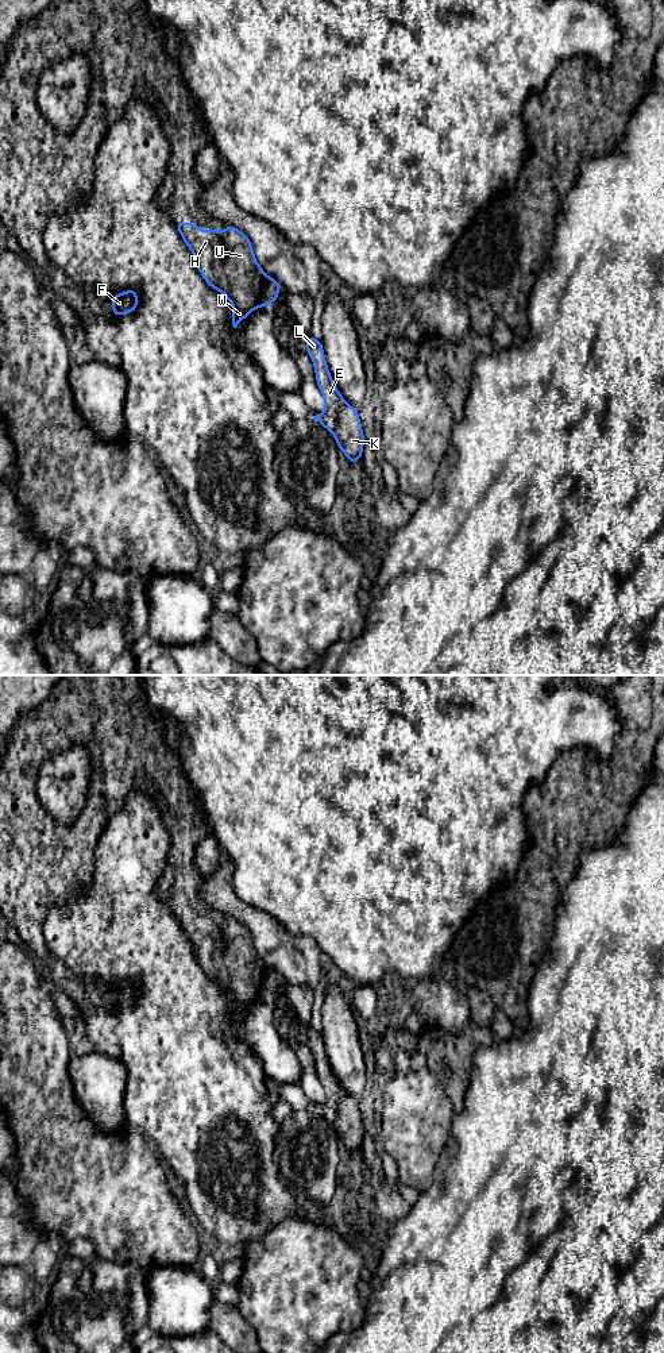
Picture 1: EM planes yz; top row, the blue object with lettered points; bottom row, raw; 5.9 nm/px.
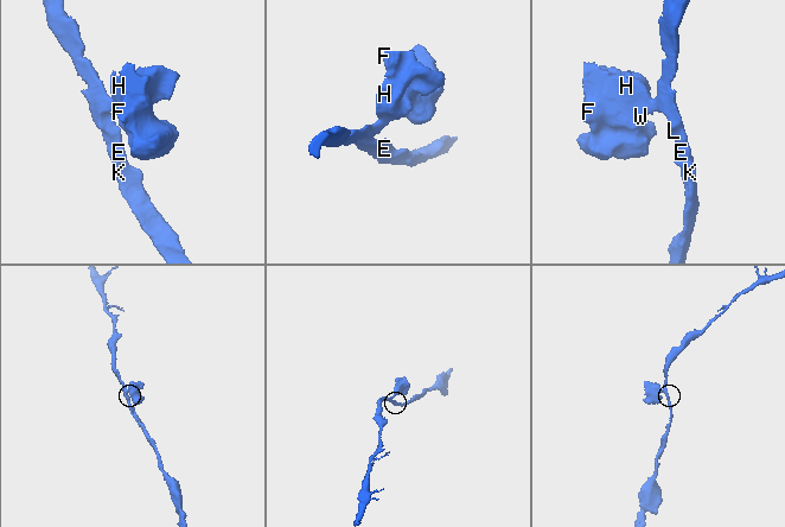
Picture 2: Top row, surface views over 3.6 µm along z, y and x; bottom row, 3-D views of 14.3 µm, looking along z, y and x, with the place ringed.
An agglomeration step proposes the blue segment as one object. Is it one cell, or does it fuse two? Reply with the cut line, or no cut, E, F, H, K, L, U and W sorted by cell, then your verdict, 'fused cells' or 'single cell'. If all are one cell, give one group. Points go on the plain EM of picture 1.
cut yz (266, 967), (258, 995); groups E K L / F H U W; fused cells

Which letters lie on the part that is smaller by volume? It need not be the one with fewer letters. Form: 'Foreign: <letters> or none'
Foreign: F, H, U, W

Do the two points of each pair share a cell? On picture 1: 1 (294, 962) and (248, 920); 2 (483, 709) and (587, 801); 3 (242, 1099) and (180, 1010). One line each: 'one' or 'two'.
1: one
2: two
3: one

